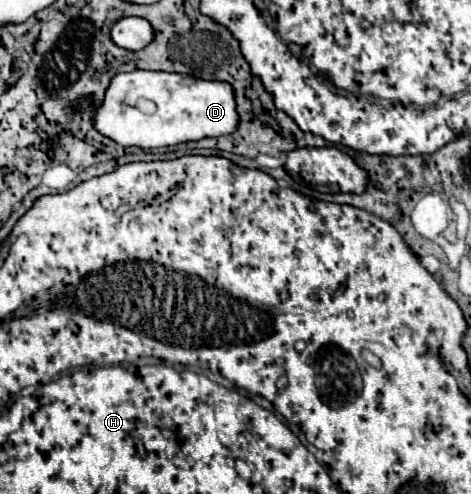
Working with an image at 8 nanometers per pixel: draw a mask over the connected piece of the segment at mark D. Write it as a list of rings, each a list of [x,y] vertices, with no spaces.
[[[133,70],[125,74],[117,74],[105,92],[105,102],[99,106],[95,114],[97,130],[123,144],[123,146],[137,146],[143,150],[153,150],[161,146],[175,146],[189,140],[201,140],[207,136],[225,136],[237,130],[239,114],[235,102],[235,90],[229,82],[219,80],[201,80],[187,74],[177,72],[161,72],[161,70]]]

